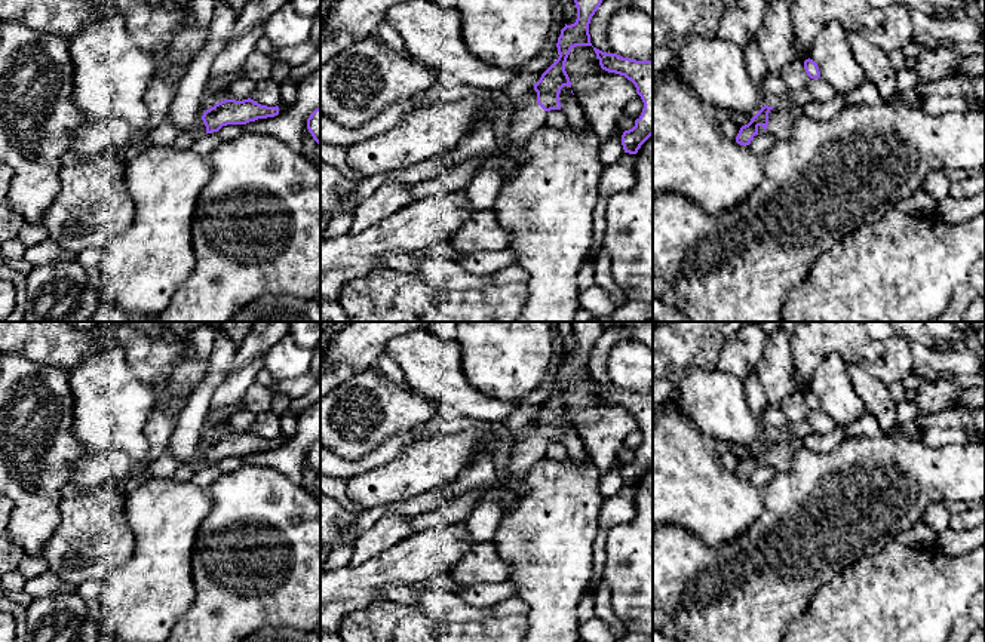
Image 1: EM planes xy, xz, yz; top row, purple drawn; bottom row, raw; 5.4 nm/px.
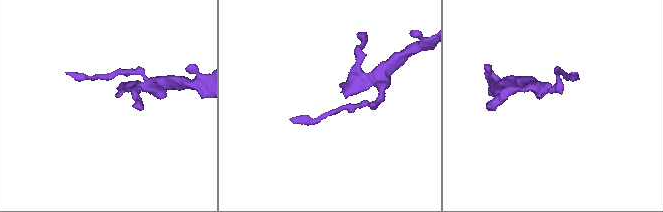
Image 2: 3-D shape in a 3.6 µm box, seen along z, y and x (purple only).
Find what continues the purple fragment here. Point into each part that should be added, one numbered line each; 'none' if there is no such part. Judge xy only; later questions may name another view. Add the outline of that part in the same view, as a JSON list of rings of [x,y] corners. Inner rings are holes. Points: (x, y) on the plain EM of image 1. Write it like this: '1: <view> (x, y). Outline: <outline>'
1: xy (186, 472). Outline: [[[200,451],[197,457],[188,463],[179,464],[177,469],[174,479],[178,482],[187,482],[194,477],[194,474],[206,466],[206,458]]]

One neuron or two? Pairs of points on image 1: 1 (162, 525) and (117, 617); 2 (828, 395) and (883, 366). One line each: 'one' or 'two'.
1: one
2: two

